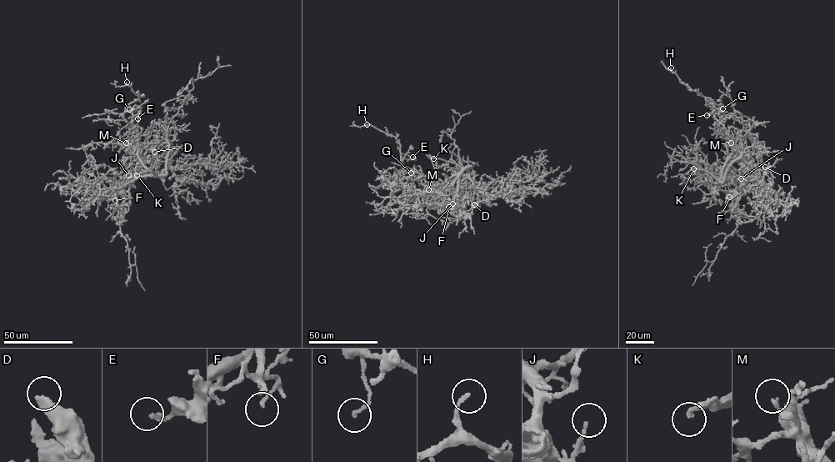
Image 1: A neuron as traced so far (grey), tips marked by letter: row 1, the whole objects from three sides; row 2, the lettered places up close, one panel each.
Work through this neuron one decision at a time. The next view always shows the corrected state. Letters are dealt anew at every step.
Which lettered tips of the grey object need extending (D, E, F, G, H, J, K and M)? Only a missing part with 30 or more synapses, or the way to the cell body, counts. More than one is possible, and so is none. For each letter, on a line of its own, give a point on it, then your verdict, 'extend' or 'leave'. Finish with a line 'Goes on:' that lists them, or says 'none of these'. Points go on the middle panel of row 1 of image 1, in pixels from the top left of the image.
D: (474, 204) | leave
E: (412, 157) | leave
F: (448, 207) | leave
G: (411, 173) | leave
H: (367, 124) | leave
J: (452, 203) | leave
K: (433, 158) | extend
M: (428, 189) | leave
Goes on: K

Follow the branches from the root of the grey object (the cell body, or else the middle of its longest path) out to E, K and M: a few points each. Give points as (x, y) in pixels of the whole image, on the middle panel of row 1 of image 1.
E: (466, 168), (441, 184), (432, 178), (404, 169), (402, 165), (403, 158), (416, 160), (412, 157)
K: (466, 168), (433, 158)
M: (466, 168), (450, 178), (437, 190), (428, 189)

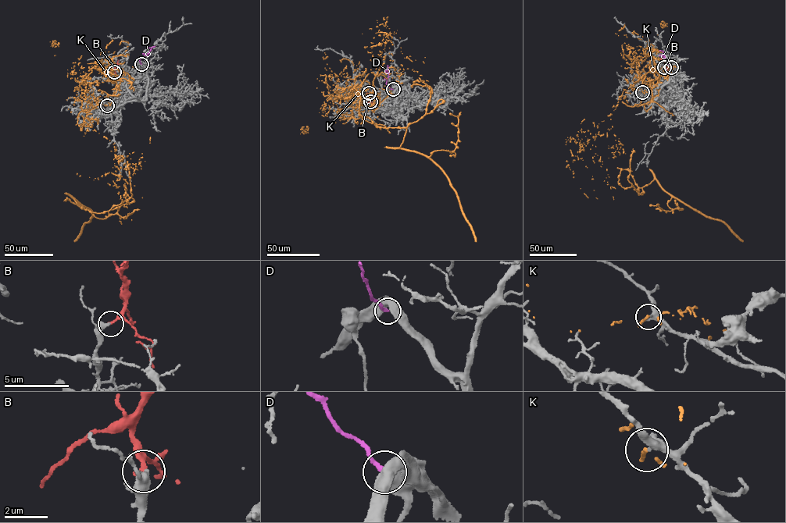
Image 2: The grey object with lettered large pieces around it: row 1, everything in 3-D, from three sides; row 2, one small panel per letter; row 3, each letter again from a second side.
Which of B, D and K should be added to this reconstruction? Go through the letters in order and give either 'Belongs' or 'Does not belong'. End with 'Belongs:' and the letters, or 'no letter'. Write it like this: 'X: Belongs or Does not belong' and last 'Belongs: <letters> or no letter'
B: Belongs
D: Does not belong
K: Does not belong
Belongs: B

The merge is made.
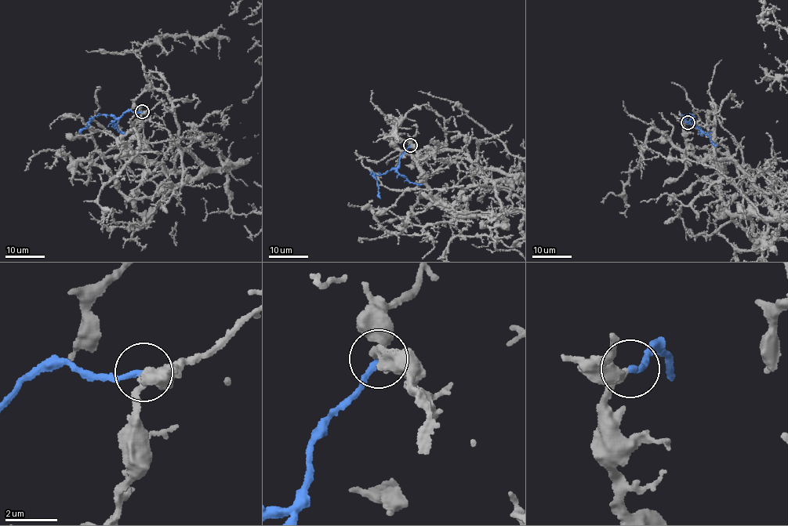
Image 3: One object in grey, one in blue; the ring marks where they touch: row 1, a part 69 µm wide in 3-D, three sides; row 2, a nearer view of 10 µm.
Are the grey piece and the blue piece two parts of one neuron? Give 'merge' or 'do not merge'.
do not merge

